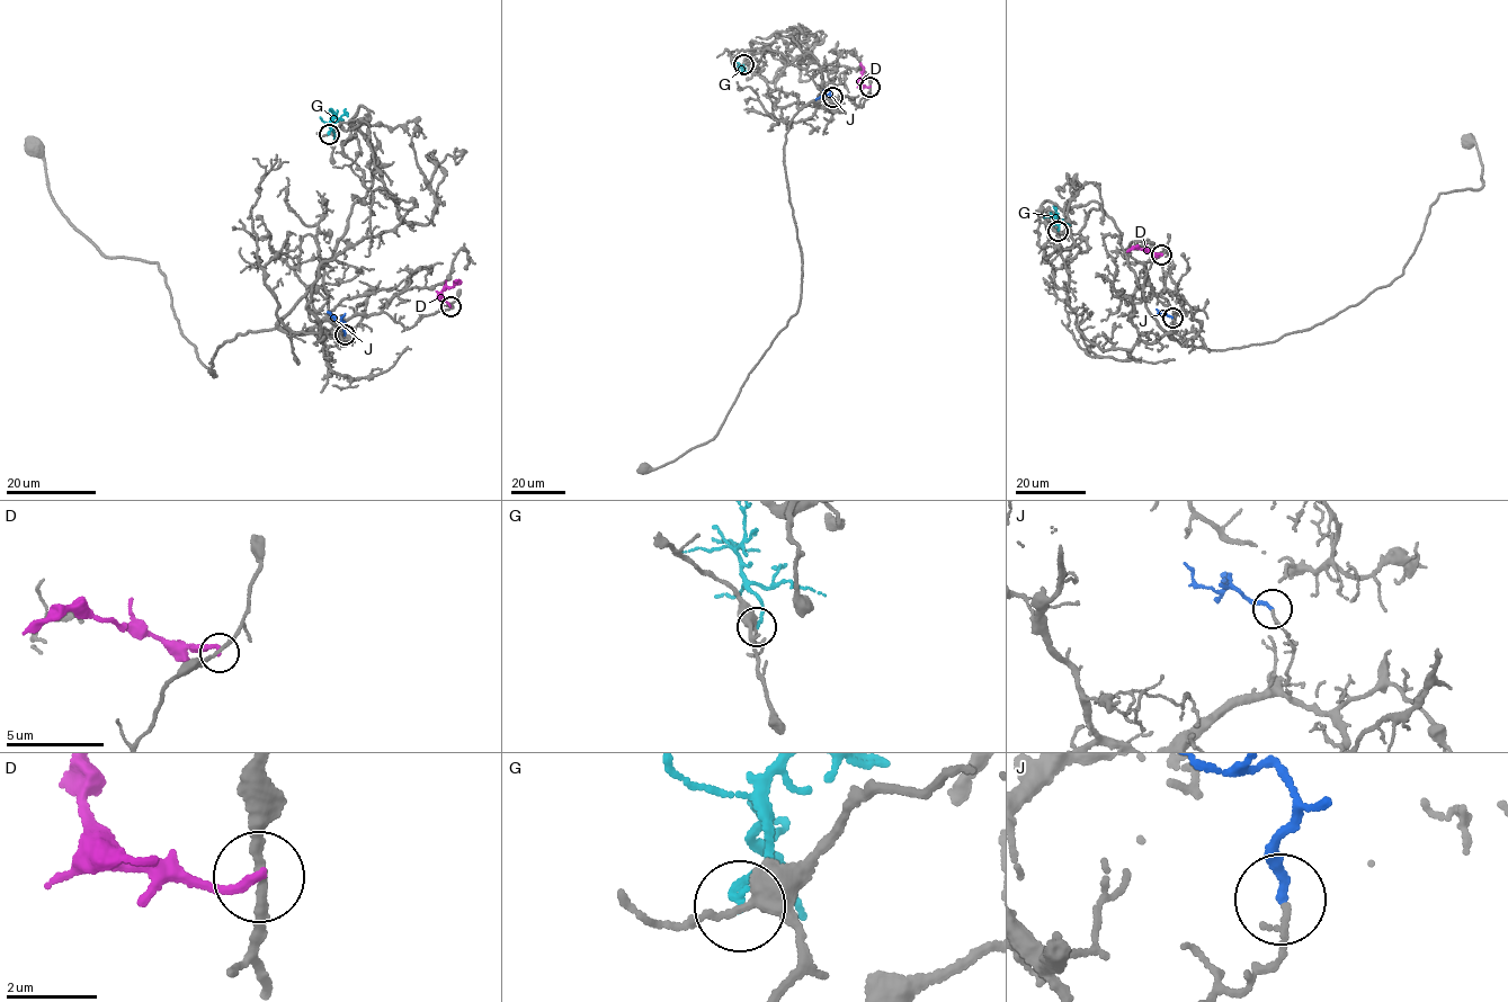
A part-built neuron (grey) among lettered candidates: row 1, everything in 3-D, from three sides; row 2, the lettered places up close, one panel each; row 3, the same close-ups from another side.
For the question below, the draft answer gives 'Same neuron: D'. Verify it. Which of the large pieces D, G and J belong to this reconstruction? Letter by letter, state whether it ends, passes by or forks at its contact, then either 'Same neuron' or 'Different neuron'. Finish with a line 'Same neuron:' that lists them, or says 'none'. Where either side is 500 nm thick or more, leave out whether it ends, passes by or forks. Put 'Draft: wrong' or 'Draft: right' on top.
Draft: wrong
D: It ends there. Different neuron
G: It ends there. Different neuron
J: It ends there. Different neuron
Same neuron: none

